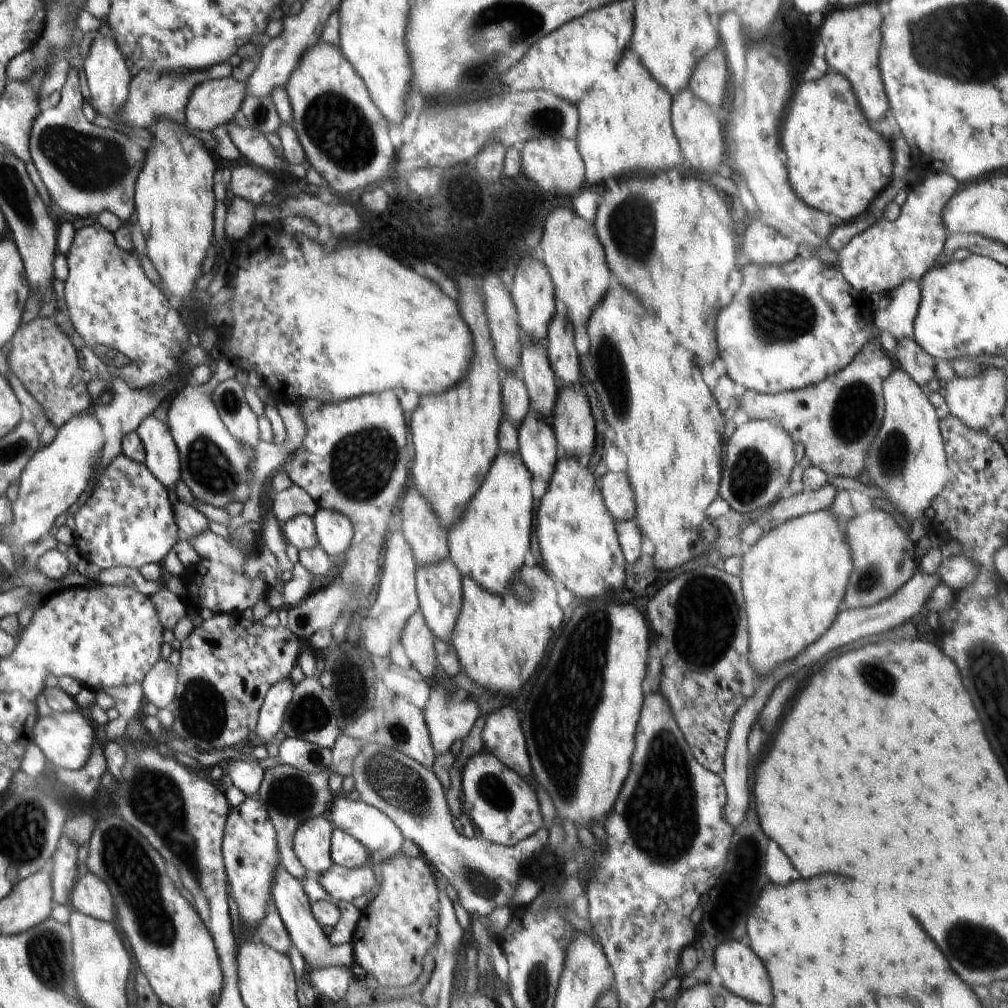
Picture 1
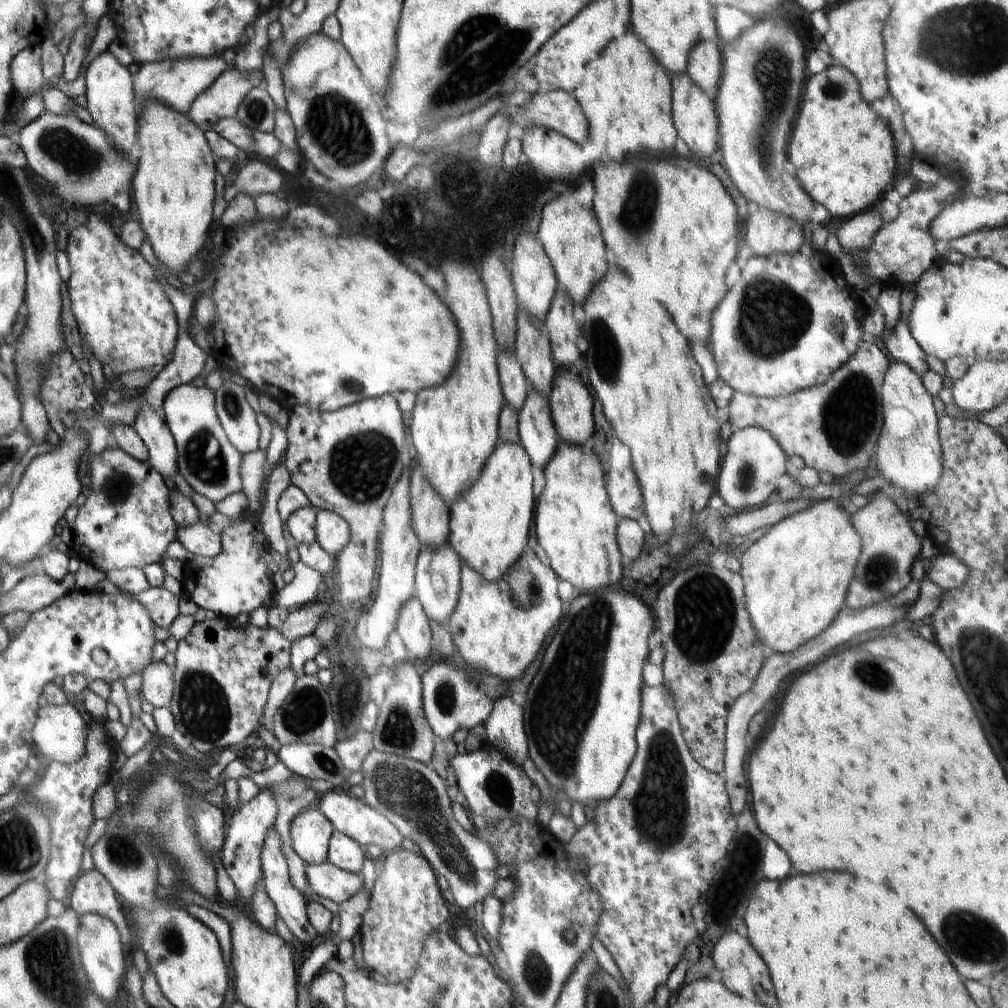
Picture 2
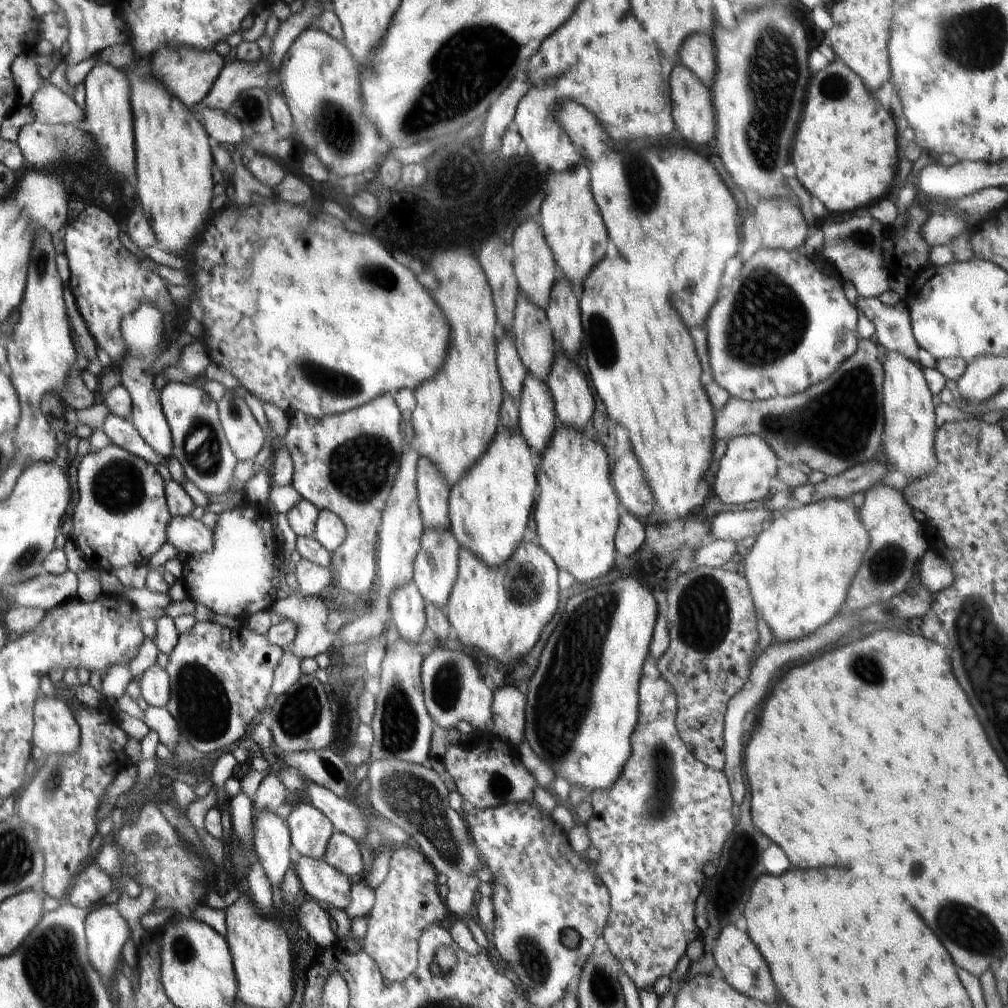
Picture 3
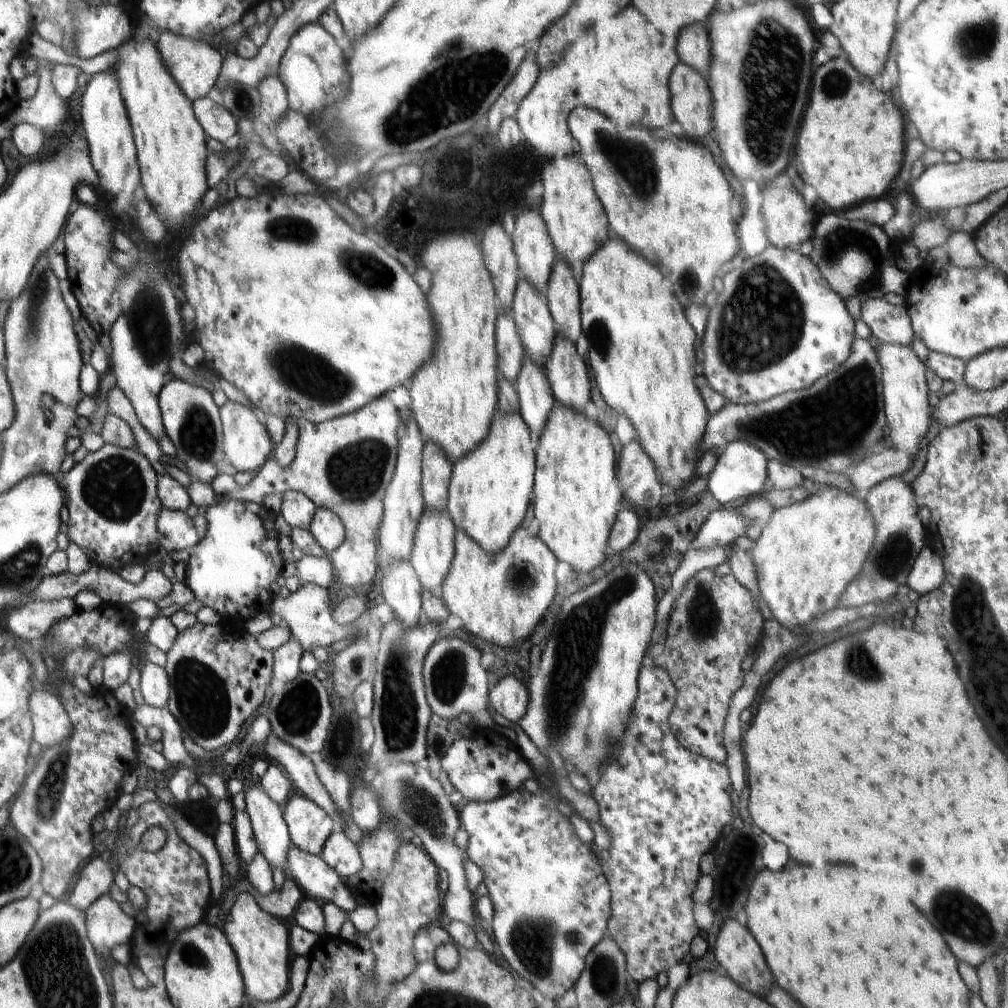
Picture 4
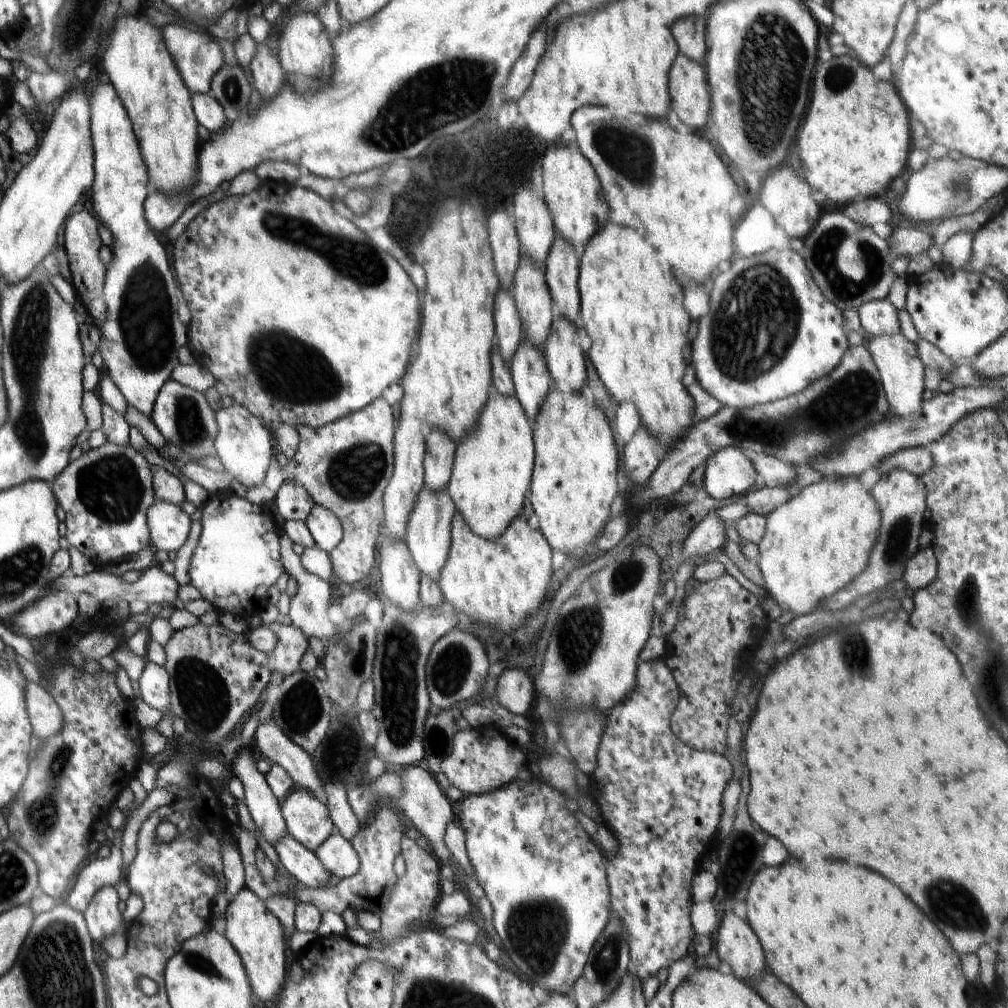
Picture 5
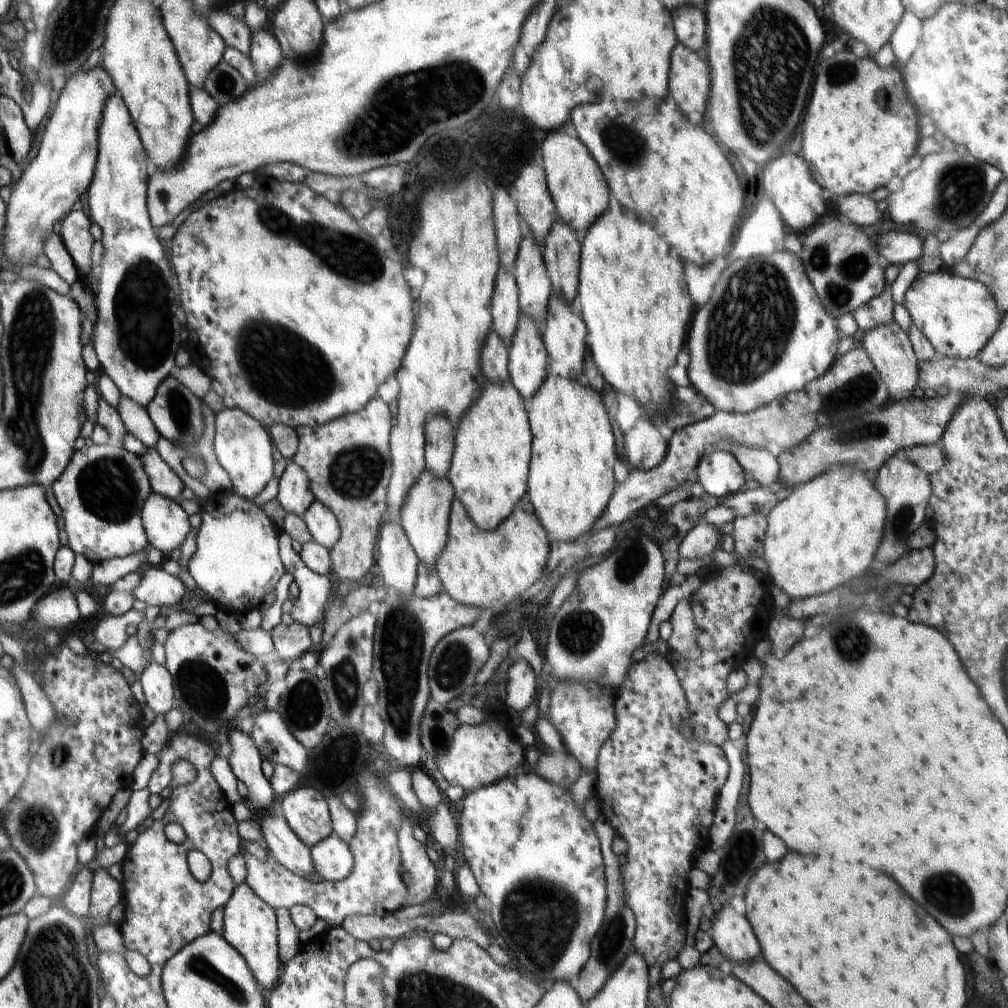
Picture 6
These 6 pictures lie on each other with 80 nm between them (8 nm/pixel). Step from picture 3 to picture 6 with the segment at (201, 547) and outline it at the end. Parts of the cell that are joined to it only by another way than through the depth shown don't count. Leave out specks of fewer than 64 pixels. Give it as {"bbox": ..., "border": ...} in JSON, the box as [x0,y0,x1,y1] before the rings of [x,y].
{"bbox":[142,494,192,557],"border":[[[149,494],[142,505],[142,520],[150,546],[158,548],[167,557],[169,552],[182,546],[192,526],[180,502]]]}

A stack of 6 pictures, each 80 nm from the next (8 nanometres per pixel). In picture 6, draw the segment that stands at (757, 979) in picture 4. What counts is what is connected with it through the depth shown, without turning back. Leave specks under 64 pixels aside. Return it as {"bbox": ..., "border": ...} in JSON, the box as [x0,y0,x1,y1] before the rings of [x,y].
{"bbox":[711,904,760,962],"border":[[[725,904],[715,913],[711,937],[730,962],[751,961],[760,956],[760,946],[752,926],[731,904]]]}

